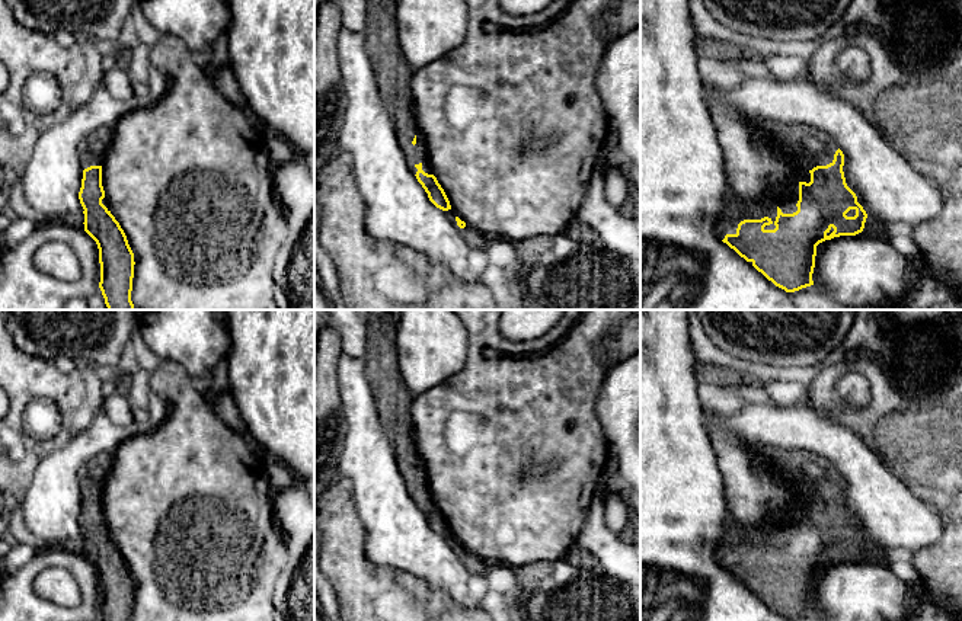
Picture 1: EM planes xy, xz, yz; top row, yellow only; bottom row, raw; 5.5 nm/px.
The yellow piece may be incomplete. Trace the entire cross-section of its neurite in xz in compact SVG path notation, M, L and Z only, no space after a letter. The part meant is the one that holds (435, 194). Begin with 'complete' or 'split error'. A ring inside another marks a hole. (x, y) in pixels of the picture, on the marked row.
split error | M367 0L365 52L375 73L380 95L396 124L396 138L409 169L440 209L451 209L450 201L428 164L428 150L413 112L410 79L413 67L406 61L396 29L396 0Z

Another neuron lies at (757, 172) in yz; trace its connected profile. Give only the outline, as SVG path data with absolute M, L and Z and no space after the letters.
M712 92L707 106L723 151L728 188L735 199L752 211L757 205L786 198L790 182L798 180L790 157L779 145L754 135L747 122L750 116L722 102L717 92Z

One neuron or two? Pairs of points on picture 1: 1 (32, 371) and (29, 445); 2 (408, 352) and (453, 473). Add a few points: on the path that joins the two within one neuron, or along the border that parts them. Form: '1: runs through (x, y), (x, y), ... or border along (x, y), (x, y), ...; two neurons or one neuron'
1: runs through (19, 390), (15, 426); one neuron
2: border along (451, 375), (415, 397); two neurons

